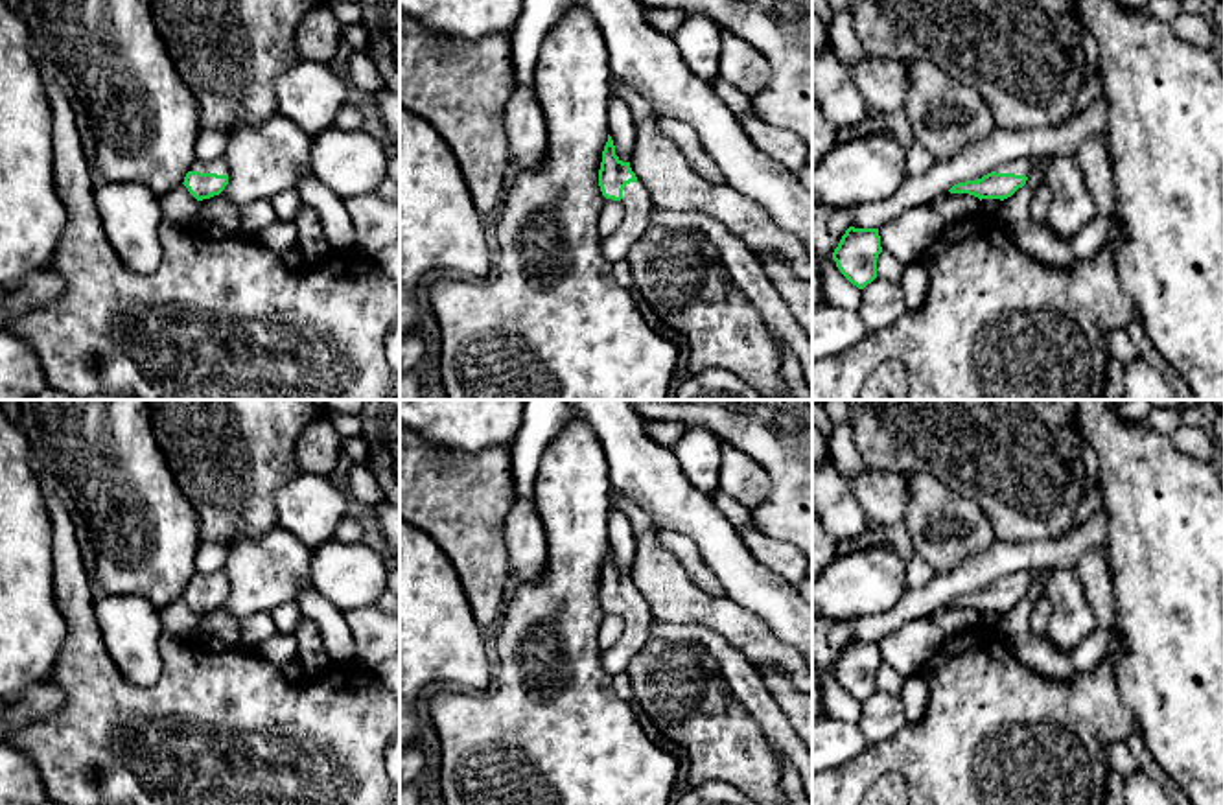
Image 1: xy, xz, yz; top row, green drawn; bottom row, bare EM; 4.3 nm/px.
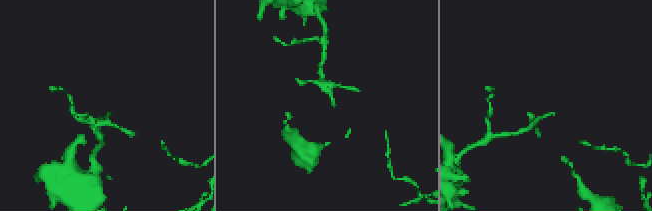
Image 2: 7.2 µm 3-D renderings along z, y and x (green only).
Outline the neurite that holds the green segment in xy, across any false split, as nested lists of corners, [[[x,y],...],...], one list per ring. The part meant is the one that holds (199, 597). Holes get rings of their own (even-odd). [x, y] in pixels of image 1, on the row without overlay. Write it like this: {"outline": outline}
{"outline": [[[225,569],[210,575],[195,571],[182,597],[197,613],[219,608],[228,597],[228,575]]]}

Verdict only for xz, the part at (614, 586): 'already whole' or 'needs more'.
needs more

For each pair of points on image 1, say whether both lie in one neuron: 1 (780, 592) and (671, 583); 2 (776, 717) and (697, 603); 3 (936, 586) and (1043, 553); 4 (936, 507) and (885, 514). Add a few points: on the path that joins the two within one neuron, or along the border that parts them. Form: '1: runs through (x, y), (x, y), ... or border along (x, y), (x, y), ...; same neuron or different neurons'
1: border along (726, 595), (763, 619); different neurons
2: border along (673, 621), (717, 630), (746, 660); different neurons
3: runs through (962, 581), (1002, 557), (1017, 557); same neuron
4: border along (905, 474), (907, 518), (901, 524); different neurons

